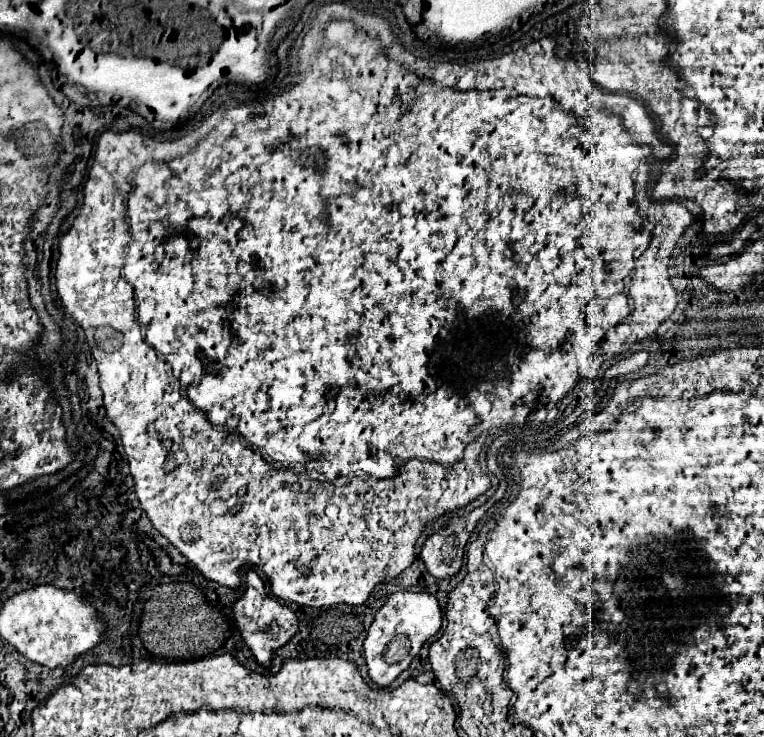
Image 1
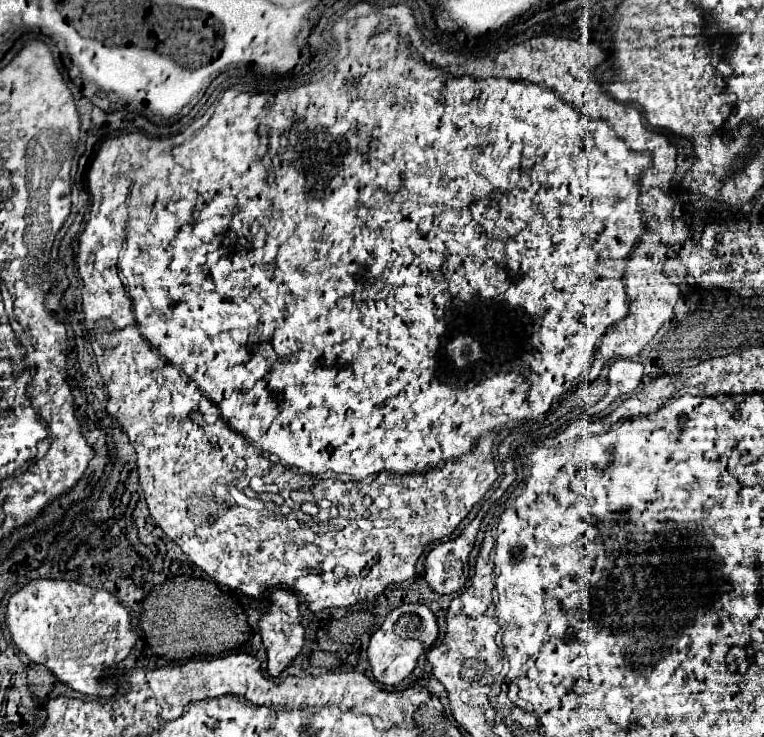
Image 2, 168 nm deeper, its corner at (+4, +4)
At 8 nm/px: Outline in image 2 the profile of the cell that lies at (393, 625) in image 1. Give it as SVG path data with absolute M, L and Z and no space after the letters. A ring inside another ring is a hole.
M404 603L388 613L380 629L376 629L368 643L368 663L372 667L372 675L382 685L396 685L402 679L406 679L412 669L416 667L418 657L432 647L432 643L438 637L438 625L434 613L428 609L428 605L420 603Z

